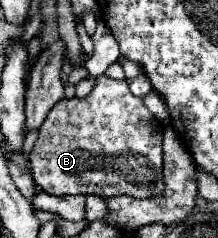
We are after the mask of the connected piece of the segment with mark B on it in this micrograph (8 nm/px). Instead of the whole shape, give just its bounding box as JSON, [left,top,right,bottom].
[28,75,164,197]

